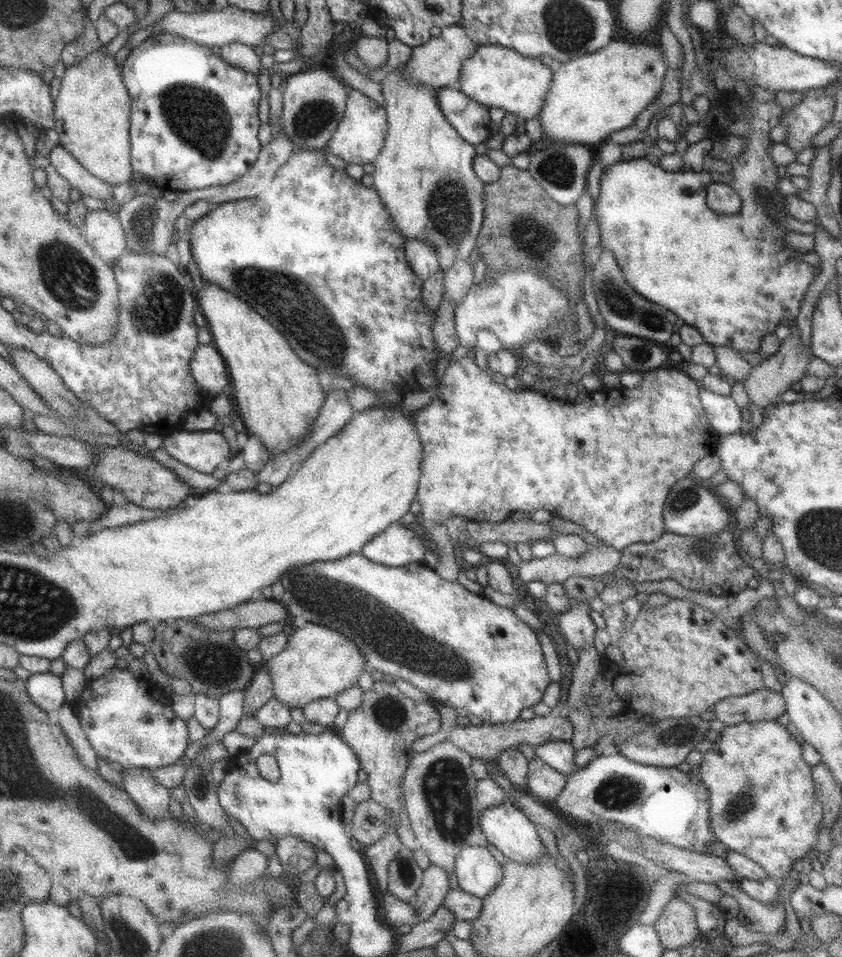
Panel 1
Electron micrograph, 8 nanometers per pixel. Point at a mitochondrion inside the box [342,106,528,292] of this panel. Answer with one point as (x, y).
(449, 213)

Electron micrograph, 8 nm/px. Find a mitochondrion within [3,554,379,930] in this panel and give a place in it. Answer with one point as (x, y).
(214, 665)

